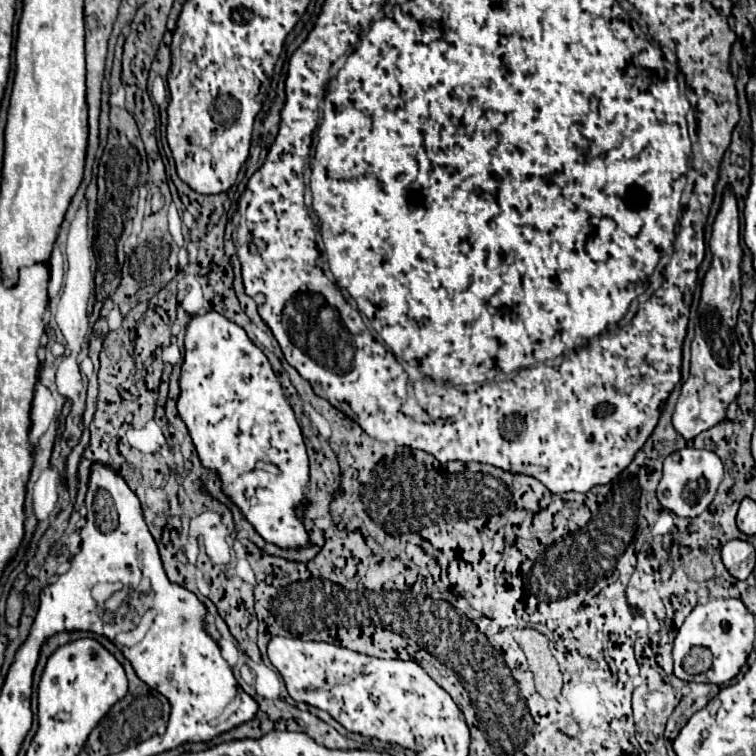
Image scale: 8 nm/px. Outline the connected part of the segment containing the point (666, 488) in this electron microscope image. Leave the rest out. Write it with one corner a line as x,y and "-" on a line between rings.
681,448
663,460
663,478
657,486
657,498
661,506
673,510
677,516
699,516
713,500
723,480
723,464
711,450

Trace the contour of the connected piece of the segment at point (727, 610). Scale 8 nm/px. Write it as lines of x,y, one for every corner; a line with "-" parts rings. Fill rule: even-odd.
713,598
705,604
699,604
693,608
693,612
685,618
683,626
679,628
679,634
673,644
673,658
675,658
675,676
681,680
691,678
693,682
711,682
711,684
725,684
733,680
741,666
747,662
749,652
753,650
753,638
755,638
755,616
745,608
745,604
737,598
-
693,646
707,646
713,652
713,664
705,674
689,676
681,668
683,656

